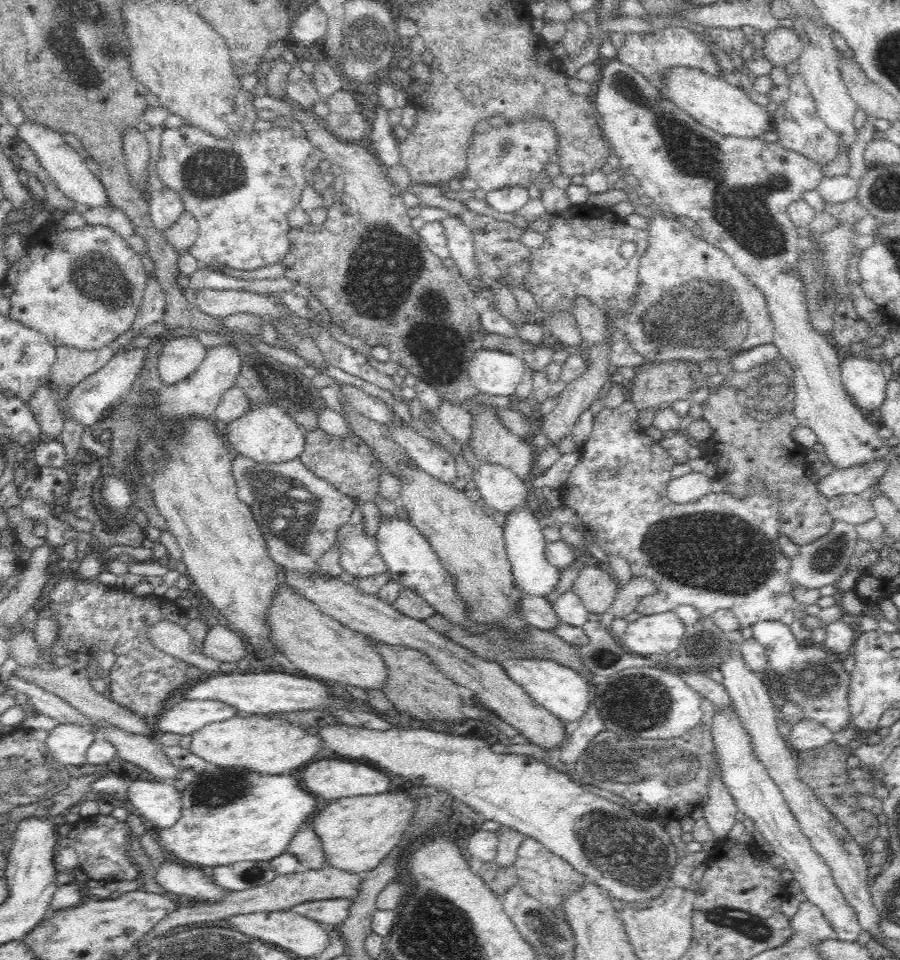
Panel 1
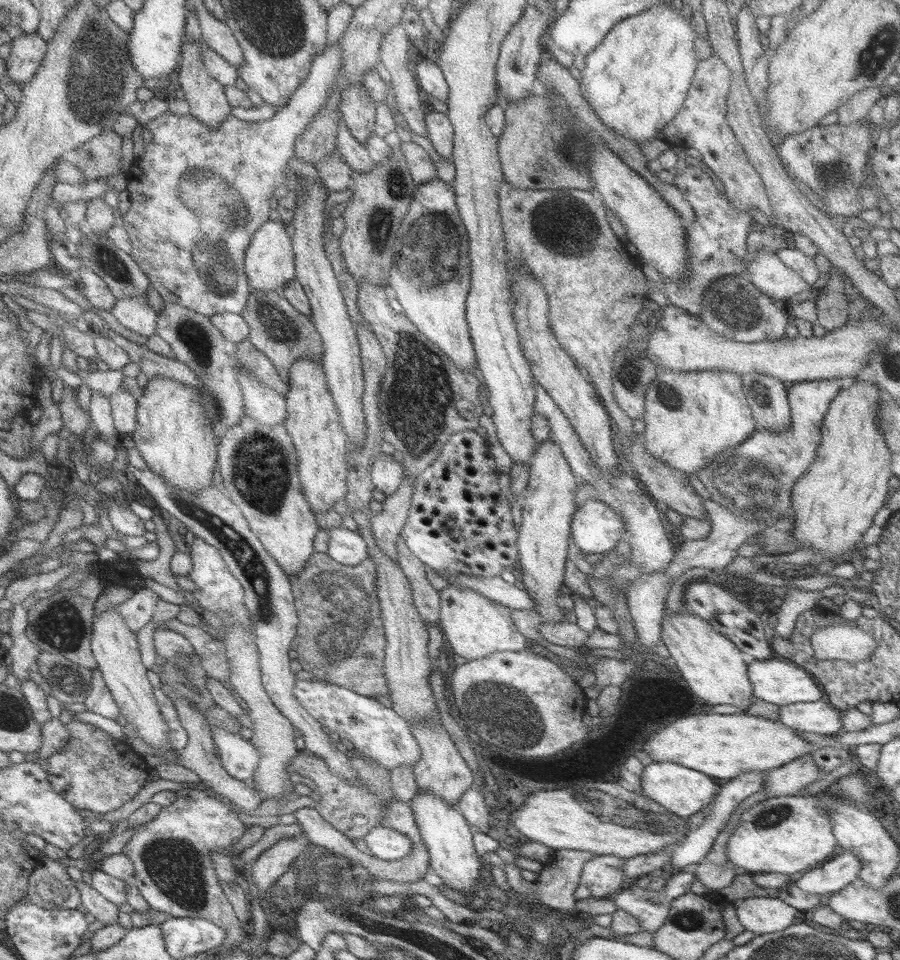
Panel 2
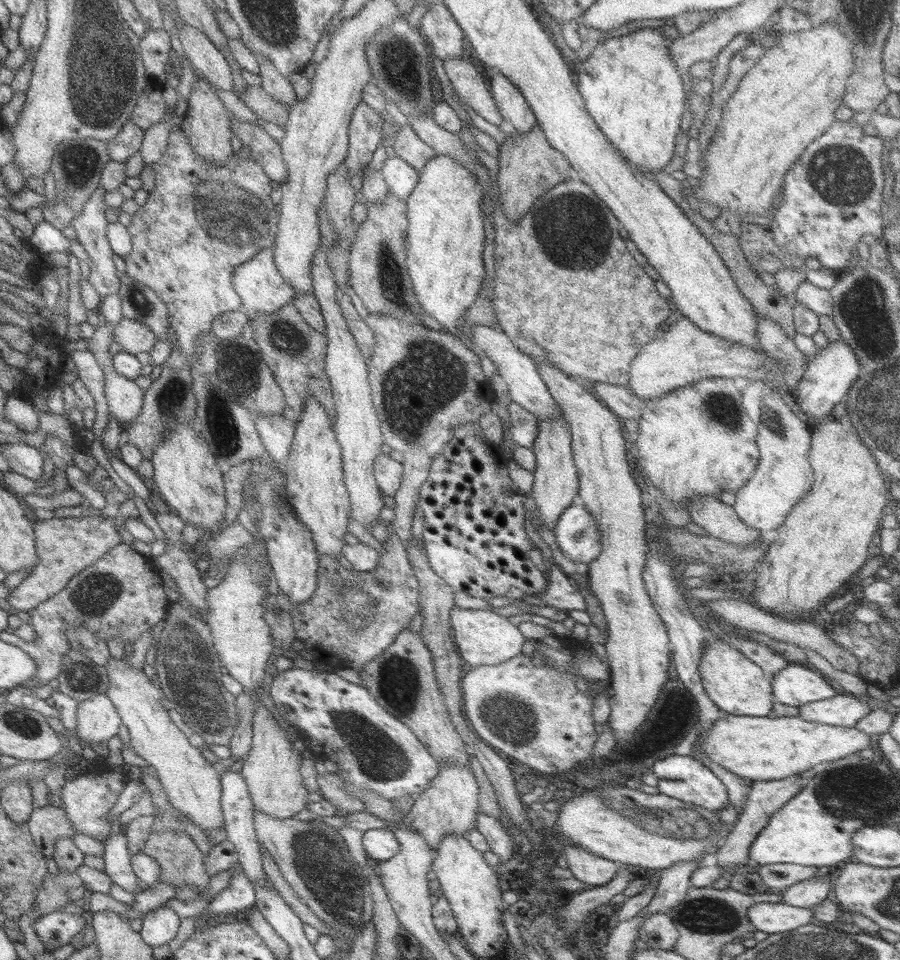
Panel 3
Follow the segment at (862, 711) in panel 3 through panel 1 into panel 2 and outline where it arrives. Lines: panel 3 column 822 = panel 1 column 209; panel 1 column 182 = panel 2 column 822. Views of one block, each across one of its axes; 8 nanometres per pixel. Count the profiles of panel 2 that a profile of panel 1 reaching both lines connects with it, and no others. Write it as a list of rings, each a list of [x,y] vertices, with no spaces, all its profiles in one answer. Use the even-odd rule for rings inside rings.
[[[824,699],[779,708],[780,724],[800,732],[834,736],[842,732],[842,713]]]

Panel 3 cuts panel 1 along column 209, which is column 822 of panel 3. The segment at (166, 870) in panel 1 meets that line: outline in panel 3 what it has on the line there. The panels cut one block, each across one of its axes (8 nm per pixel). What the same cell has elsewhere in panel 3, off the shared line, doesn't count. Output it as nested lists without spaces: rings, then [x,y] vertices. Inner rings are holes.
[[[829,874],[812,877],[812,879],[797,882],[781,893],[784,903],[798,908],[811,909],[819,905],[830,894]]]

